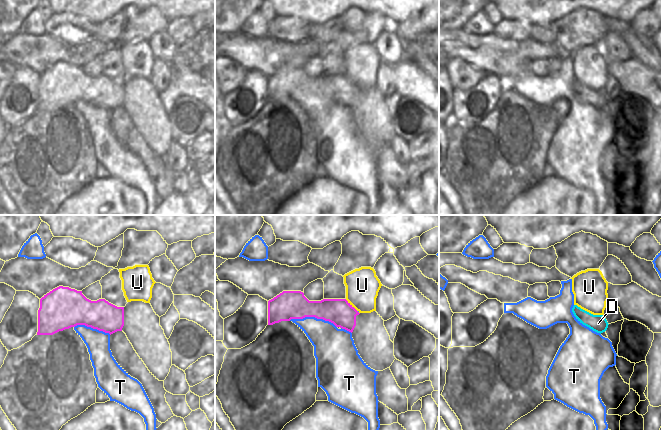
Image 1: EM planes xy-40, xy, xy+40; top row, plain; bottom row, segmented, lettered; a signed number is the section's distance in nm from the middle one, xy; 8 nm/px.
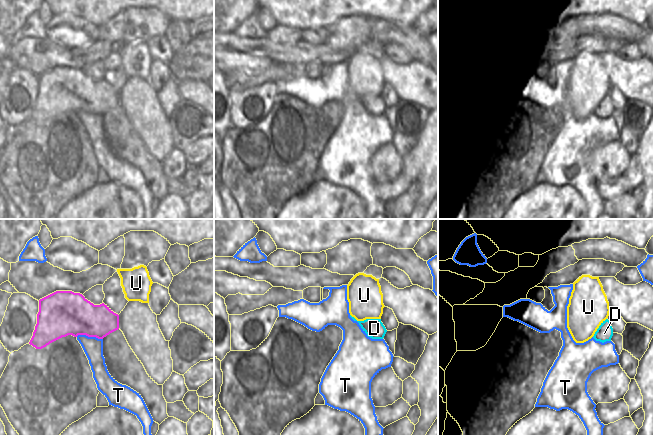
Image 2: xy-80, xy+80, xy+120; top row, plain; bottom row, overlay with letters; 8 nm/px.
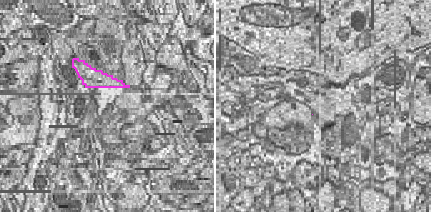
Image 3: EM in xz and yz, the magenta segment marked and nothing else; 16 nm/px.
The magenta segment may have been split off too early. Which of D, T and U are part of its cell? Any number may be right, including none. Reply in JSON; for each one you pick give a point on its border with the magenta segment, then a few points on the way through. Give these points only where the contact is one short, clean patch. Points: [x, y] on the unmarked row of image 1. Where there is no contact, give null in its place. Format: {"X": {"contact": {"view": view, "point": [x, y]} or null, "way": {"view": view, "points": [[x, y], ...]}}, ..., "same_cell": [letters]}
{"D": {"contact": null}, "same_cell": ["D"]}

